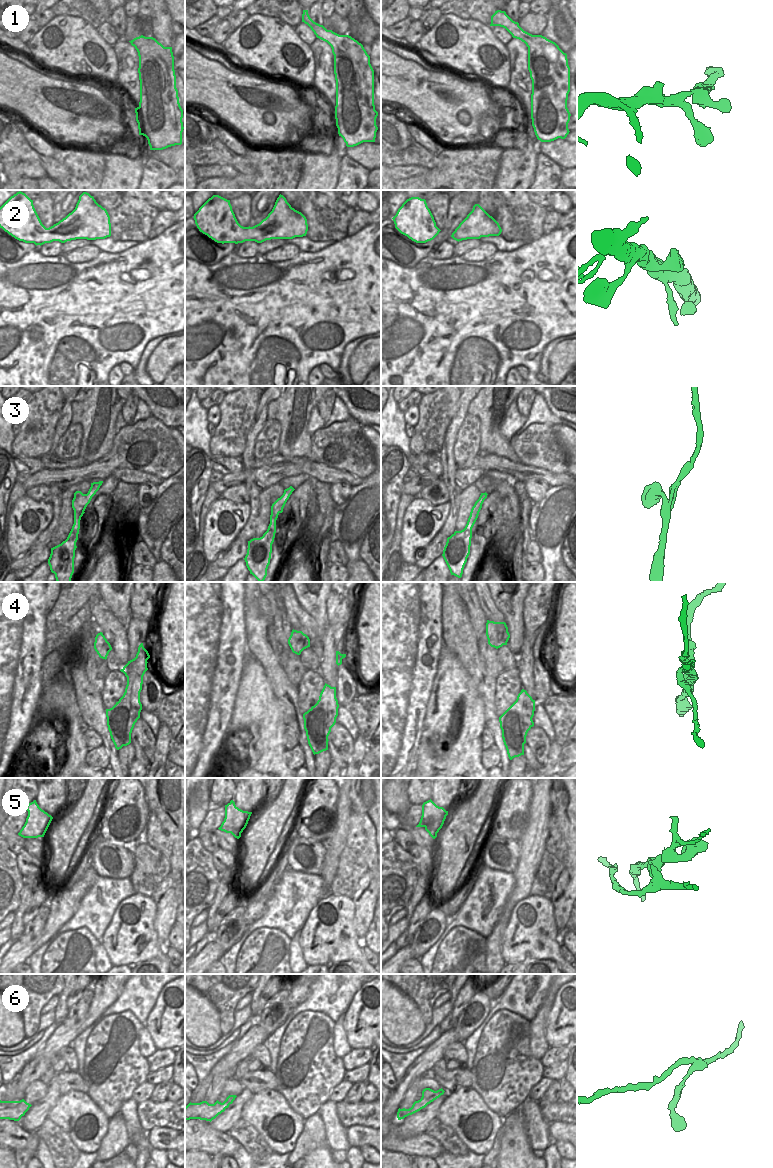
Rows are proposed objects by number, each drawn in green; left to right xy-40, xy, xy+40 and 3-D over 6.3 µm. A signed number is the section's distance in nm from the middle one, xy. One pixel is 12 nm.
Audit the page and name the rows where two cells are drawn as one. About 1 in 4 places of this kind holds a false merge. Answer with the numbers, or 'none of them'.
4, 5

